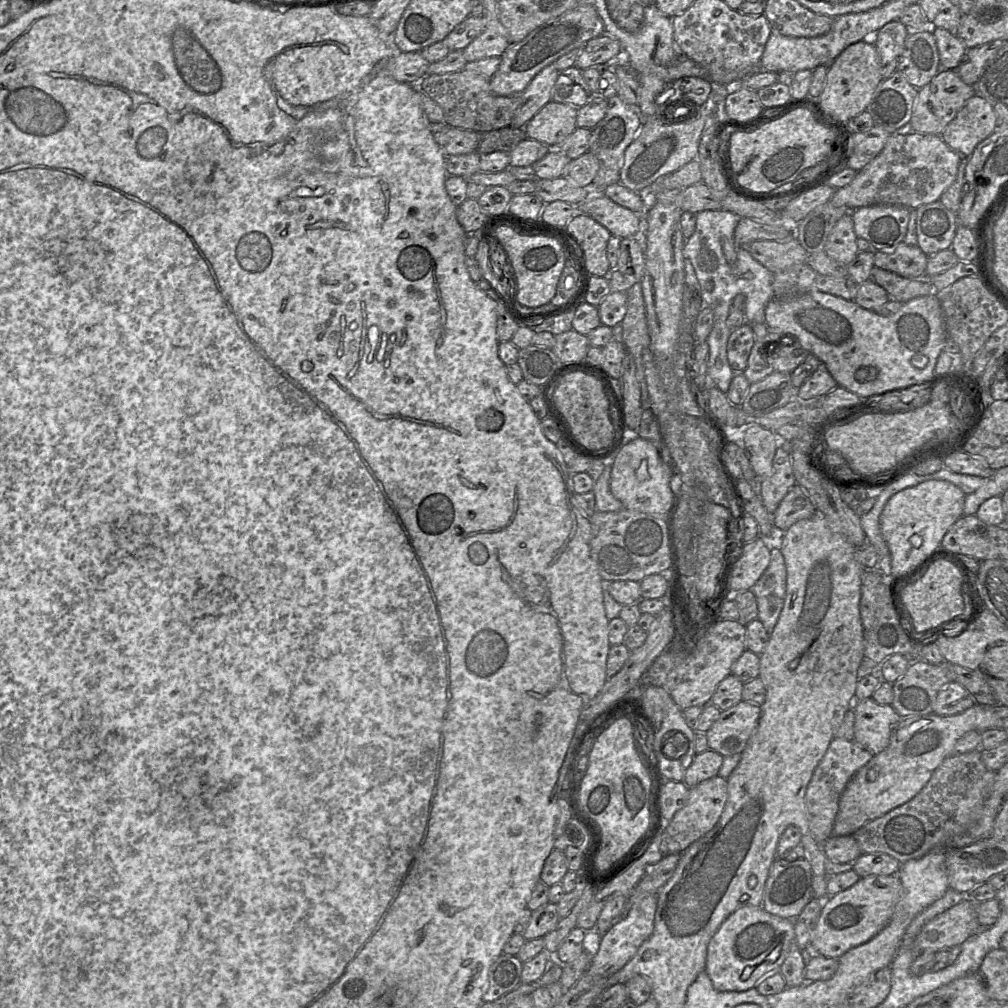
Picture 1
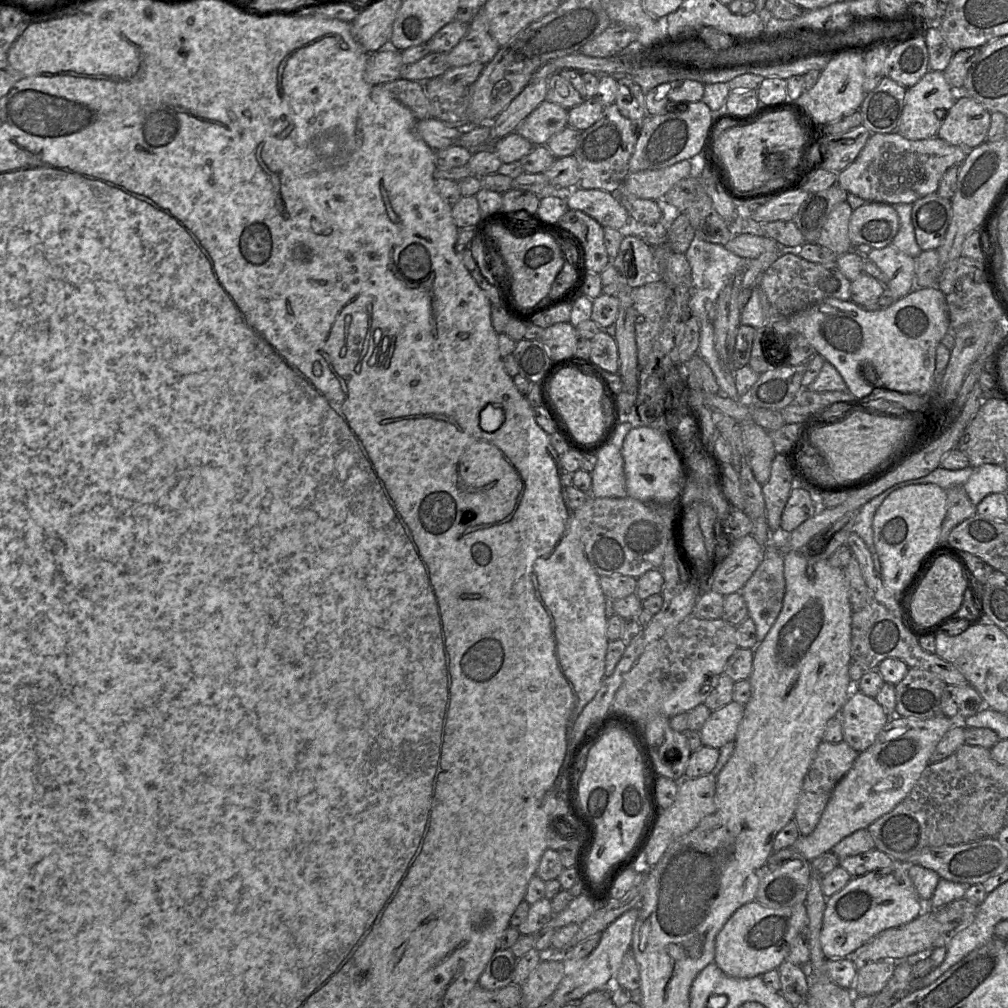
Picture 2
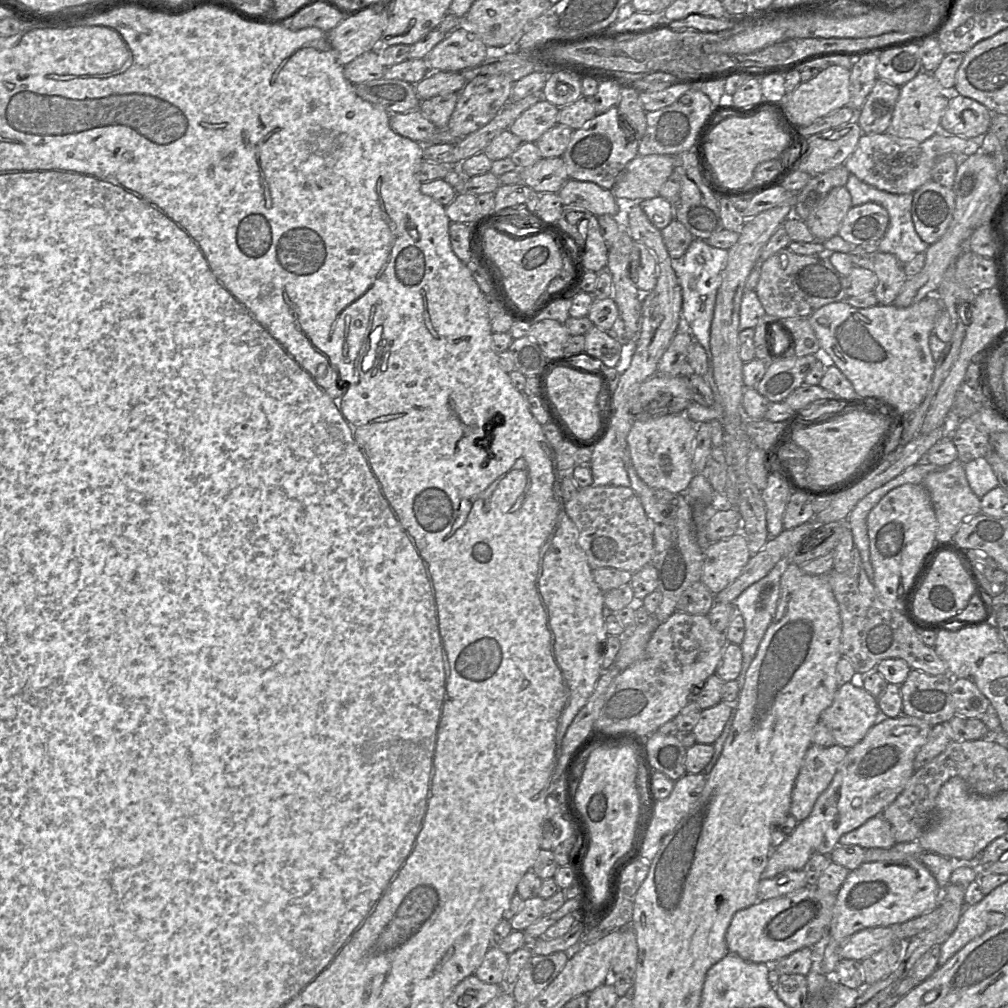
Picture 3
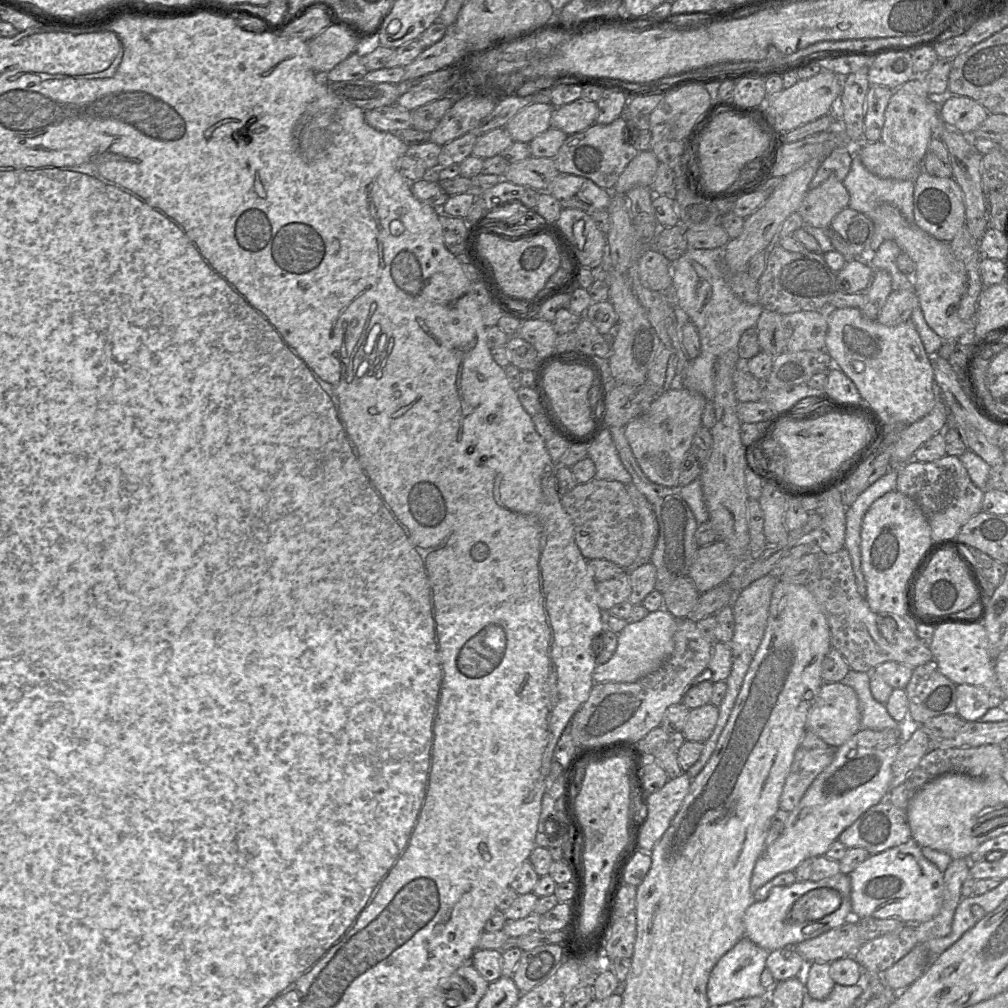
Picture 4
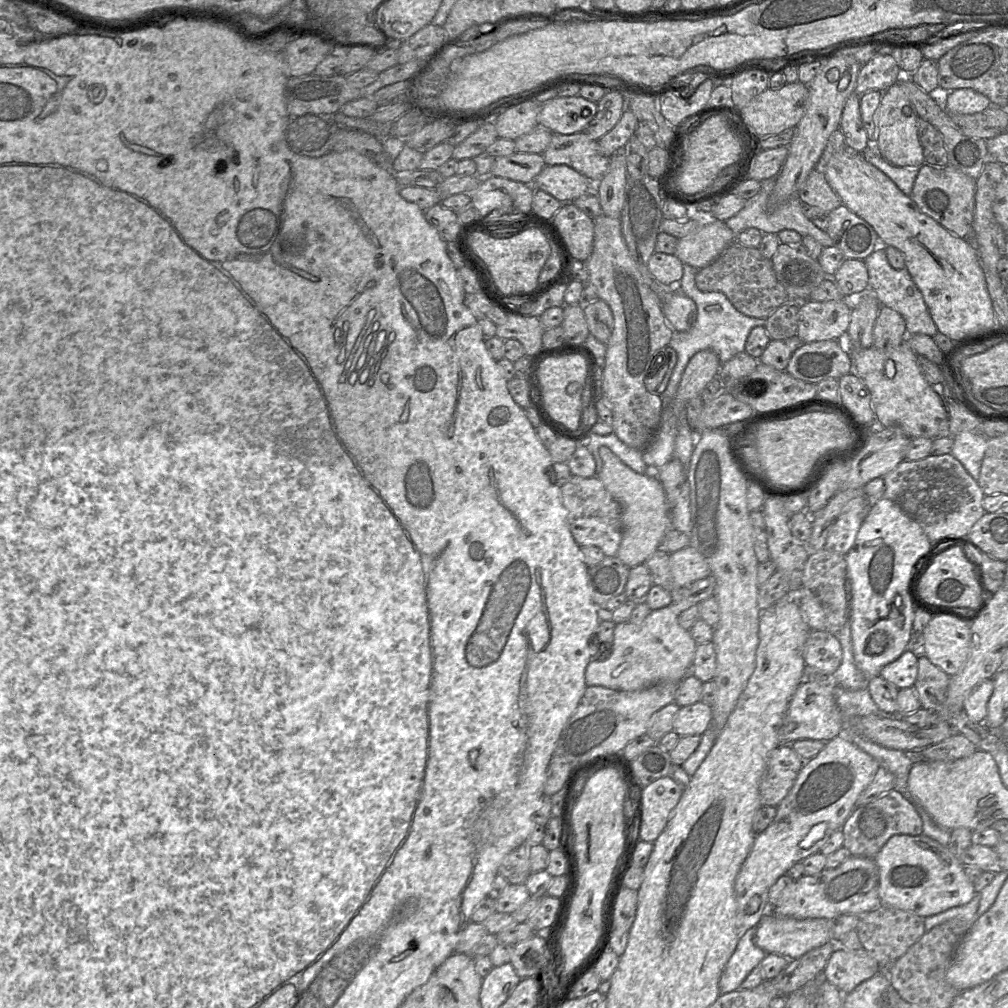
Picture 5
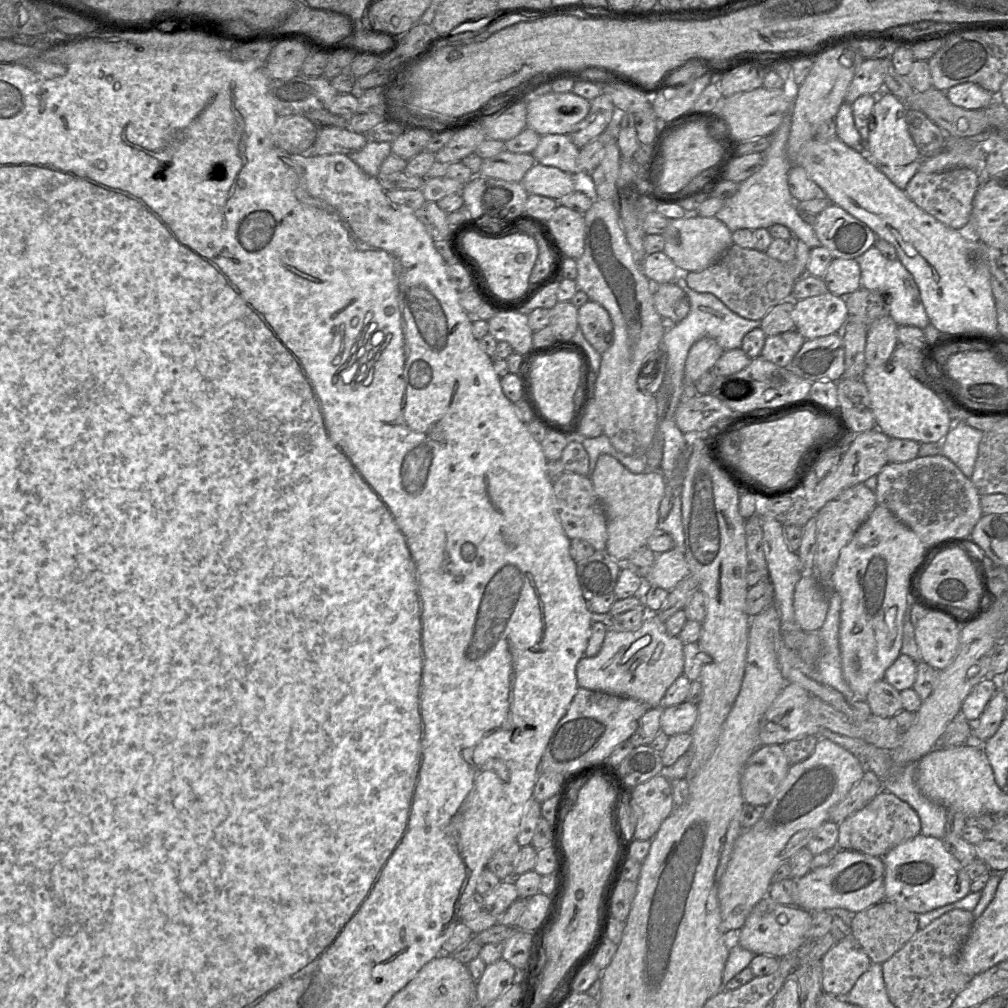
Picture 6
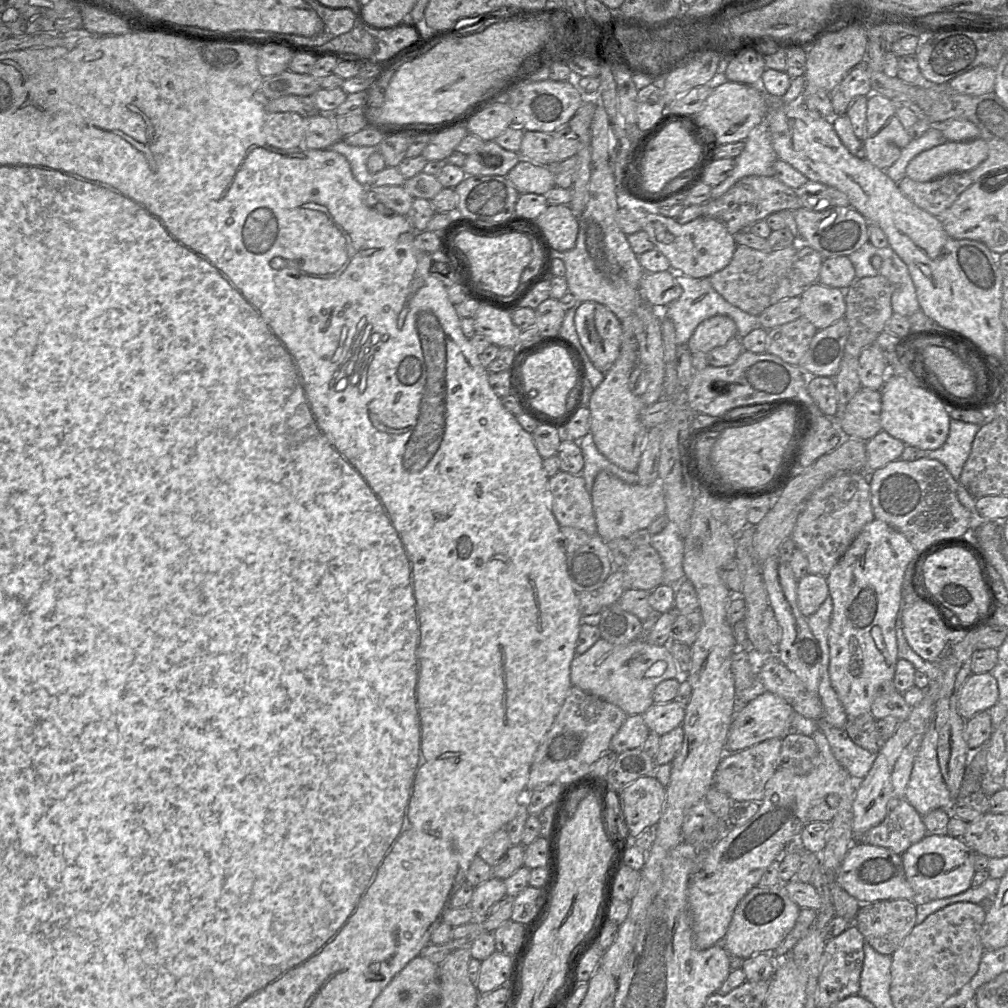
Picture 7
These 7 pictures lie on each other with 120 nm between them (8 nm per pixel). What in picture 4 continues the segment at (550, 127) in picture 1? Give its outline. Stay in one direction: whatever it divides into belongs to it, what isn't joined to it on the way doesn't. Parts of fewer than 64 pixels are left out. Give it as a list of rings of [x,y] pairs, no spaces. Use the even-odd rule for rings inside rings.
[[[531,103],[518,111],[503,127],[514,142],[529,144],[536,136],[547,131],[554,107],[551,104]]]

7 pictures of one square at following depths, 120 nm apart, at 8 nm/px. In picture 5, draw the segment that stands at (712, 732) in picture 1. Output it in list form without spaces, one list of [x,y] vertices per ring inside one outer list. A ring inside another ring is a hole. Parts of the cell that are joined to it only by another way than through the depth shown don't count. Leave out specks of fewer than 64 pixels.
[[[701,701],[680,707],[673,719],[673,731],[679,737],[701,736],[710,725],[712,708]]]

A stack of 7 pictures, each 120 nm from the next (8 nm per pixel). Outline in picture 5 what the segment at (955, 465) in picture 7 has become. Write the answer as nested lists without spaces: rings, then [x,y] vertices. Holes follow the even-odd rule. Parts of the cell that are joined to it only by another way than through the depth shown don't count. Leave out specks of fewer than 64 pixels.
[[[960,432],[953,437],[954,444],[951,455],[963,465],[976,481],[980,475],[988,439],[989,437],[985,434],[973,434],[971,432]]]

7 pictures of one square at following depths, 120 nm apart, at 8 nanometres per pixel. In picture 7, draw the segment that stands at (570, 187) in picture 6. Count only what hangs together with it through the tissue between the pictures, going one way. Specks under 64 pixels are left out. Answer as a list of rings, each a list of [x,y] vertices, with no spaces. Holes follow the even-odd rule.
[[[523,158],[509,171],[506,178],[520,194],[544,195],[555,187],[553,173],[548,166]]]

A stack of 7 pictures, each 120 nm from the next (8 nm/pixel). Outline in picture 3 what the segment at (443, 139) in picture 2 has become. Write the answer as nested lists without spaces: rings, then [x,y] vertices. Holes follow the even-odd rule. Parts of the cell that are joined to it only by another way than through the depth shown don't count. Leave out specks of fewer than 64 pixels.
[[[420,110],[390,114],[390,127],[397,134],[417,143],[425,143],[438,130]]]

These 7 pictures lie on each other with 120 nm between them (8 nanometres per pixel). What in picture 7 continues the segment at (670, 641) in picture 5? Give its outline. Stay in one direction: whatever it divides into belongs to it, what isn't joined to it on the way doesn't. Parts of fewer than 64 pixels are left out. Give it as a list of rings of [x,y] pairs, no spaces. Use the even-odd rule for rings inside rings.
[[[600,638],[588,651],[576,655],[570,668],[572,686],[618,706],[628,716],[642,715],[654,704],[652,694],[660,682],[683,675],[686,674],[677,666],[667,645],[654,645],[639,638],[624,645]]]

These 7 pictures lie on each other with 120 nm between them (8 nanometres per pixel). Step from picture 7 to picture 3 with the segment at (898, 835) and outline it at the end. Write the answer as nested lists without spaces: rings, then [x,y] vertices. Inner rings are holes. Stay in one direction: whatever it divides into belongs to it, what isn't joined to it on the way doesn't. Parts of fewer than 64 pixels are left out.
[[[877,815],[839,839],[841,845],[857,845],[863,849],[891,848],[896,844],[890,823]]]

